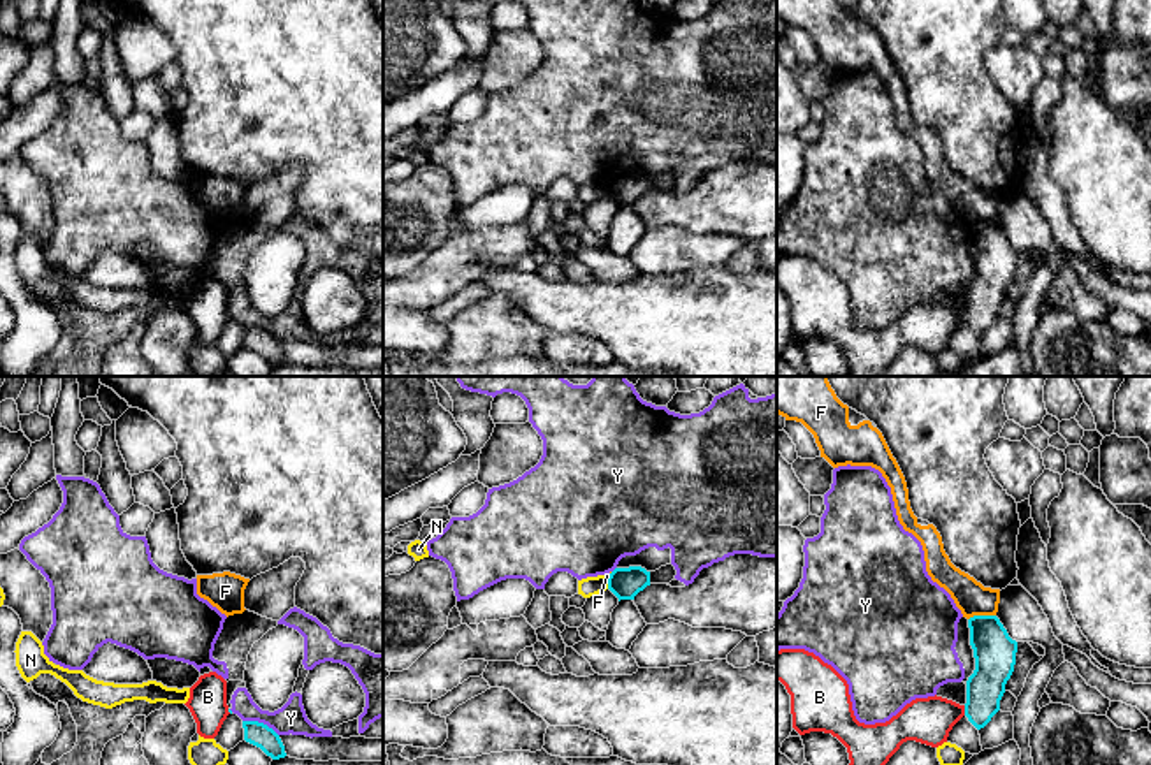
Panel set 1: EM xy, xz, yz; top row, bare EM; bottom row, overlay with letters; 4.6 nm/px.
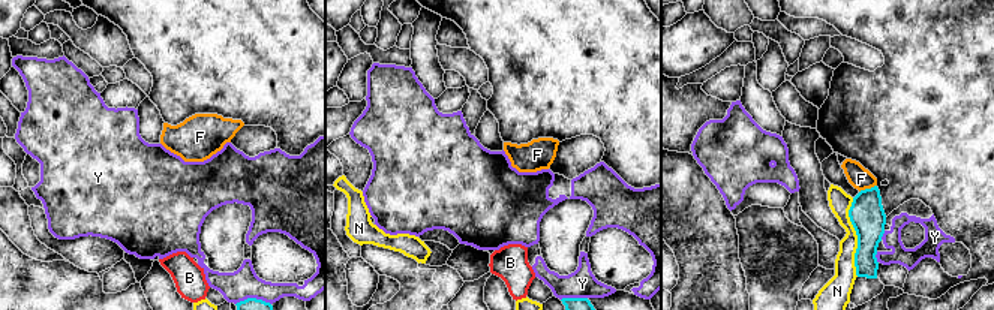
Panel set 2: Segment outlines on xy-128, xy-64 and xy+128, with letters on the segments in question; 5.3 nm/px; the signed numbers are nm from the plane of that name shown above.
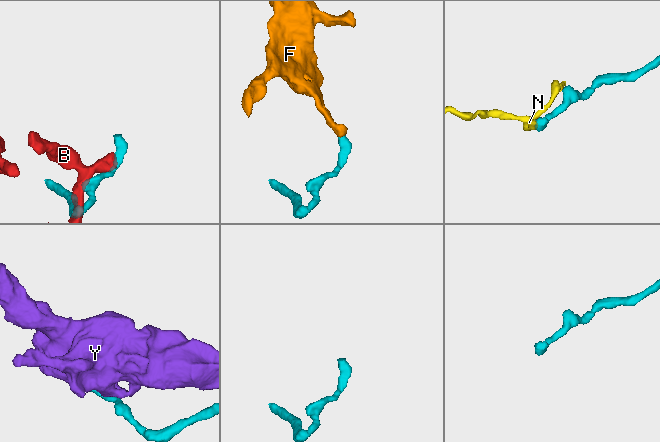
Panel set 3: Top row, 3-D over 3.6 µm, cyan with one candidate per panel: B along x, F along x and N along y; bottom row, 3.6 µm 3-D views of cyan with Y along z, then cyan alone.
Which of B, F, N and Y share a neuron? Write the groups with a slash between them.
B / F / N / Y

